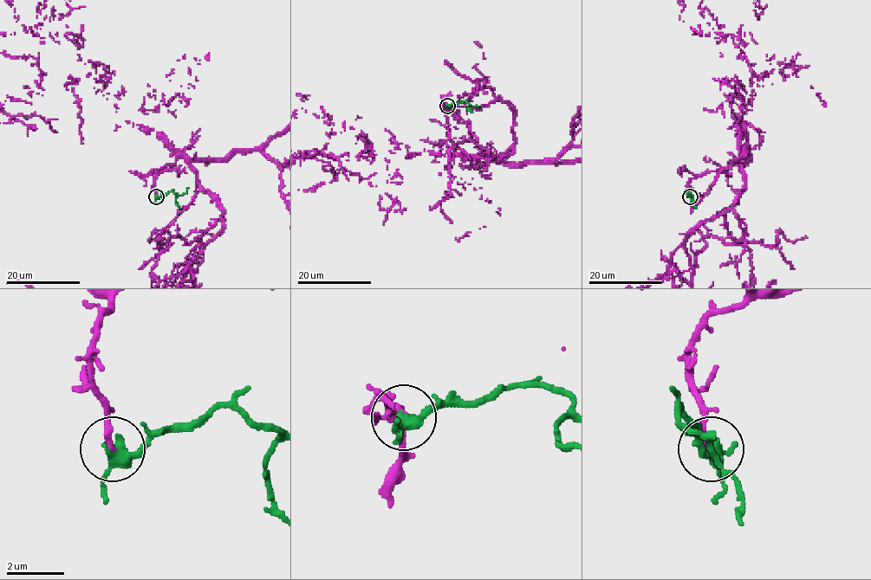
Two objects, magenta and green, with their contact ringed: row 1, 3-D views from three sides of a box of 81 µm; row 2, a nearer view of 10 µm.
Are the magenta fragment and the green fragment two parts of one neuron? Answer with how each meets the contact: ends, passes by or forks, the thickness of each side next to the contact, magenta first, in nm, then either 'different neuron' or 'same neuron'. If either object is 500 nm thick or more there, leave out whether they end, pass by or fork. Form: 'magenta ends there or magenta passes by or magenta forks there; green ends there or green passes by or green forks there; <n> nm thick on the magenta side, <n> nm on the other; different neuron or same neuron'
magenta ends there; green passes by; 200 nm thick on the magenta side, 360 nm on the other; same neuron

